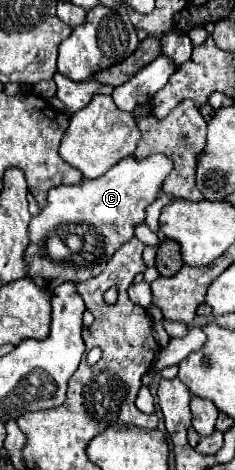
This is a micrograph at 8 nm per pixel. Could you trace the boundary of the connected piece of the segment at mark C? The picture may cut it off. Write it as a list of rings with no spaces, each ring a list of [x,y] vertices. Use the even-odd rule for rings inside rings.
[[[154,154],[144,160],[136,160],[130,156],[114,164],[100,178],[82,178],[74,186],[50,188],[46,196],[46,206],[30,220],[30,244],[24,252],[24,262],[28,268],[26,276],[42,290],[50,290],[52,284],[58,286],[66,280],[80,284],[96,278],[104,270],[110,256],[134,236],[134,224],[144,222],[146,206],[150,206],[158,198],[162,180],[170,174],[170,170],[172,160],[168,156]],[[62,226],[68,226],[68,232],[72,232],[74,228],[74,234],[78,234],[82,240],[82,248],[74,252],[74,264],[52,260],[44,246],[50,232],[58,230],[56,234],[60,234],[62,240],[66,238],[66,232],[60,232]]]

